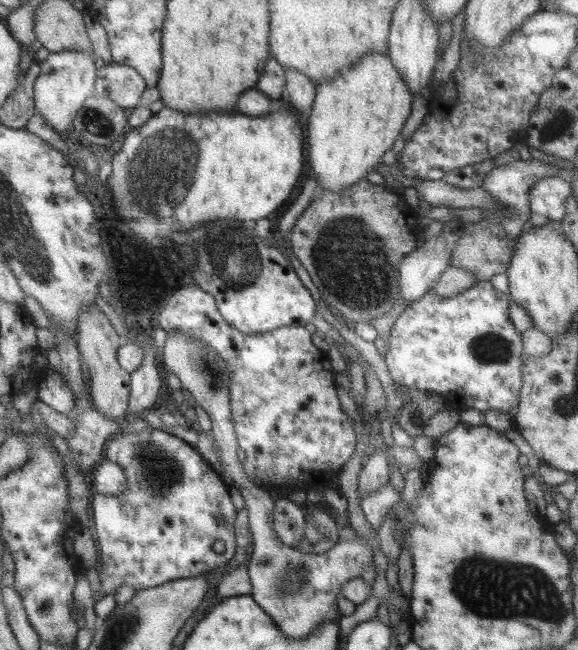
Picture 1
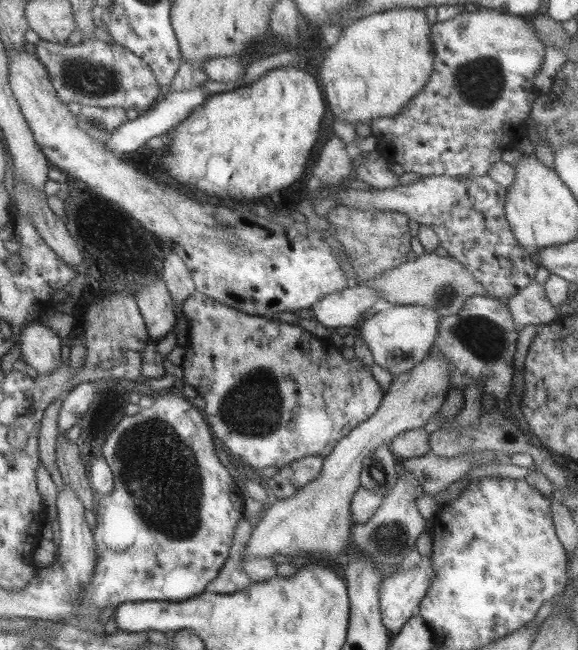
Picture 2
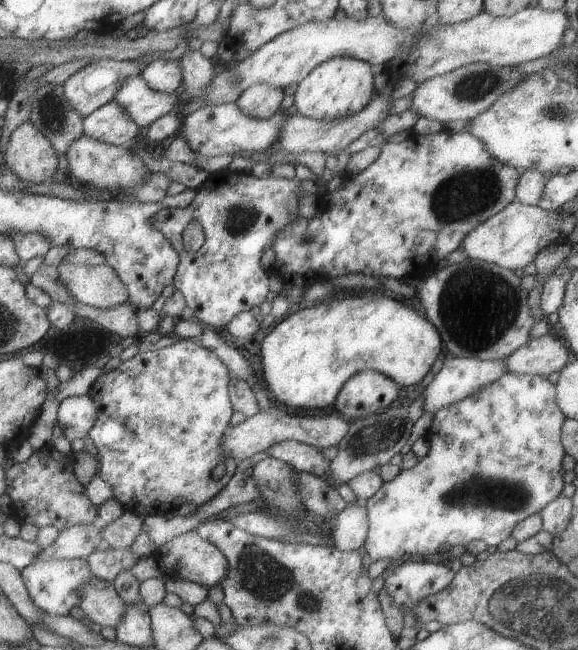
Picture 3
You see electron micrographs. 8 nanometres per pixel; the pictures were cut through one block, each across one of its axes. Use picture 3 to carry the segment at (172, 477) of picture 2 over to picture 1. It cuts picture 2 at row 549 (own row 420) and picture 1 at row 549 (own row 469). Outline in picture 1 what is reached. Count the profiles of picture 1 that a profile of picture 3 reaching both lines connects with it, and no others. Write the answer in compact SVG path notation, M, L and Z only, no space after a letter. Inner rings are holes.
M148 428L147 430L142 430L142 432L134 432L132 434L116 434L111 437L105 447L104 459L110 462L115 462L118 466L124 469L126 478L128 480L126 489L122 493L114 495L105 495L93 492L91 498L91 516L94 520L94 530L96 543L99 546L99 580L100 580L100 591L96 589L96 594L94 594L93 600L97 601L102 598L102 596L108 596L108 594L114 594L118 590L118 586L122 584L130 584L134 586L135 590L144 590L149 588L154 588L154 586L160 586L162 583L170 582L172 580L182 579L182 578L193 578L203 574L204 572L210 572L220 566L226 565L236 552L236 534L234 533L234 522L238 514L232 500L230 499L229 489L230 486L226 485L222 476L219 472L212 469L208 465L208 461L202 457L202 455L190 444L187 444L178 436L174 434L169 434L163 429ZM218 516L222 516L224 521L222 524L218 522ZM216 540L222 540L224 542L226 550L225 552L218 553L214 551L214 542Z

